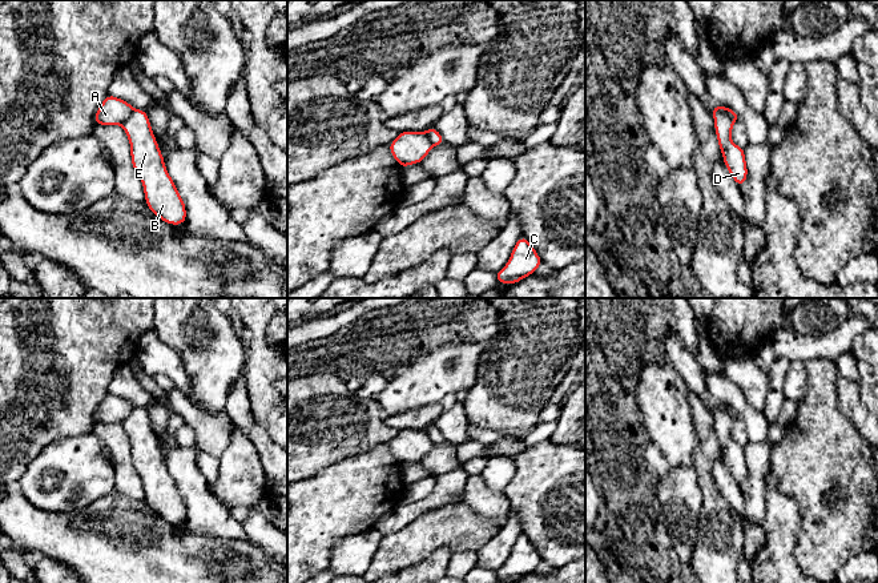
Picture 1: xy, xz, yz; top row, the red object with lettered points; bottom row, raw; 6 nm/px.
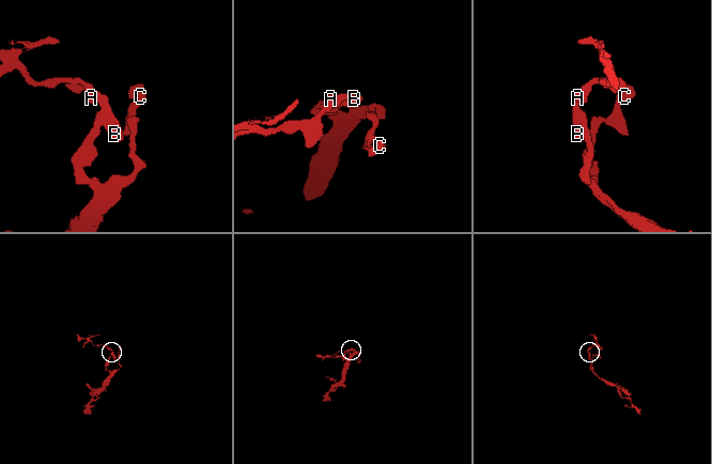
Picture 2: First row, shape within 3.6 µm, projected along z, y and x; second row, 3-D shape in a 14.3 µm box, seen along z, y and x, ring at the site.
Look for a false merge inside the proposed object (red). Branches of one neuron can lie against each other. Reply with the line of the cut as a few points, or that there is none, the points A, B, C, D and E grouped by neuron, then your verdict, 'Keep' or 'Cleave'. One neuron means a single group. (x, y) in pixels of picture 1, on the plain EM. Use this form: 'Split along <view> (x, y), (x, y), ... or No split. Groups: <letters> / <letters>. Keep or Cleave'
Split along xy (133, 406), (133, 410), (123, 423). Groups: A / B C D E. Cleave

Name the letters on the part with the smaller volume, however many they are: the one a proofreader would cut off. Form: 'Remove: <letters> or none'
Remove: A

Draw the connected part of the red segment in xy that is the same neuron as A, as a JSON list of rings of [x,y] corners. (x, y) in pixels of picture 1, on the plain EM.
[[[108,393],[94,413],[97,423],[124,423],[133,411],[133,405],[112,393]]]

